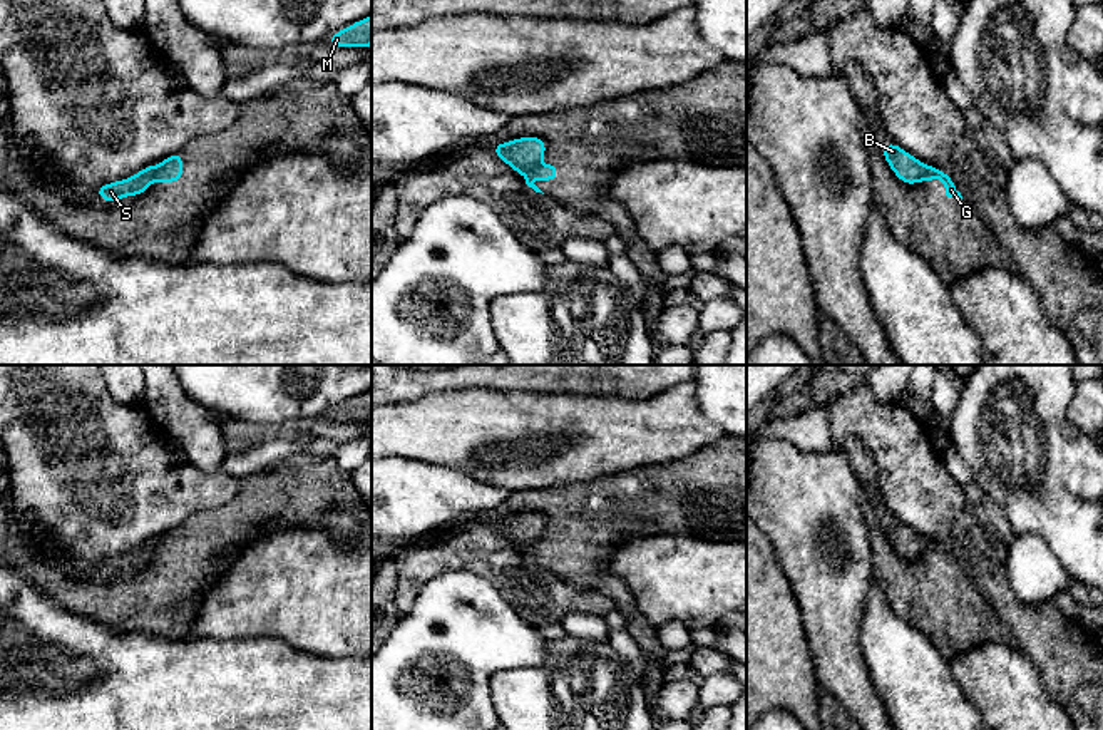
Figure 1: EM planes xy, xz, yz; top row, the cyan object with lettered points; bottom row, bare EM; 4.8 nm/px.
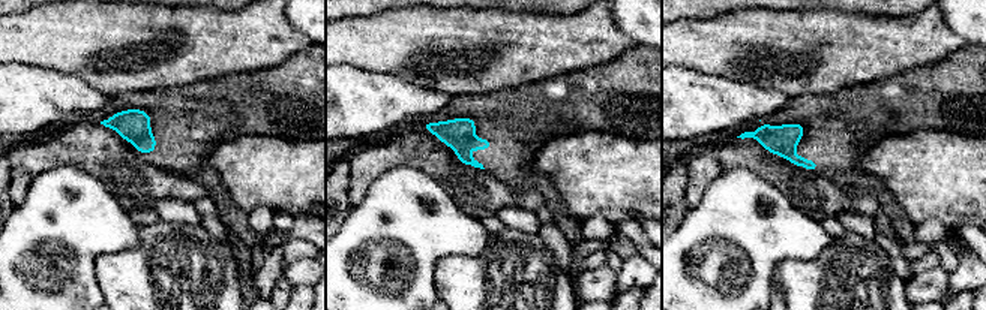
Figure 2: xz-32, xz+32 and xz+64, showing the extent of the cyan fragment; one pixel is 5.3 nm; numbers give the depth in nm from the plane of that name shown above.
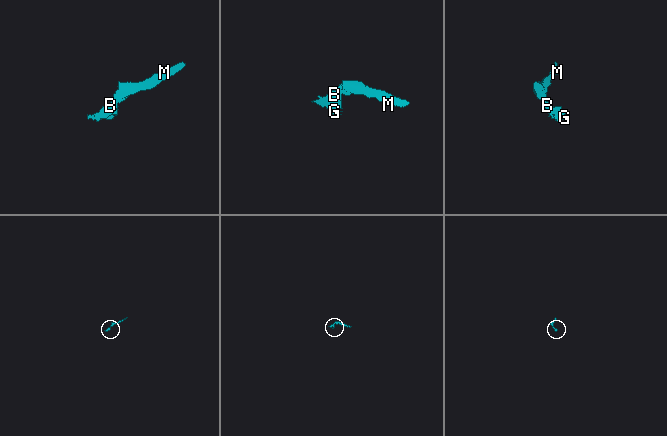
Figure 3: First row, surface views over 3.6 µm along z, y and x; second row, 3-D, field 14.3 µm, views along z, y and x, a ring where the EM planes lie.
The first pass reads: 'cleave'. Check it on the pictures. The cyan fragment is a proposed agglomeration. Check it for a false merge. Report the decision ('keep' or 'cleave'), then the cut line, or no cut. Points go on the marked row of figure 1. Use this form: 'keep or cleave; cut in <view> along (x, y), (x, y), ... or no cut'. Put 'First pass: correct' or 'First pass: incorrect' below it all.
cleave; cut in xy along (158, 166), (151, 181)
First pass: correct

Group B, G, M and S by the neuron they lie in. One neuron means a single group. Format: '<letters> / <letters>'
B M S / G

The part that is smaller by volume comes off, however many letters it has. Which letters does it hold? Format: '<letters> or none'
G

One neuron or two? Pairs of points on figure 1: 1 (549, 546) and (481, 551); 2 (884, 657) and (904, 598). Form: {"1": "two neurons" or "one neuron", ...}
{"1": "two neurons", "2": "two neurons"}

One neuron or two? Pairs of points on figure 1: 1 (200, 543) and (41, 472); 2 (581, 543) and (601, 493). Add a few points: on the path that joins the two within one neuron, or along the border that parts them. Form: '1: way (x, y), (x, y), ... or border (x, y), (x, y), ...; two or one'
1: border (216, 508), (193, 513), (179, 526); two
2: way (583, 531), (601, 509), (601, 504); one

